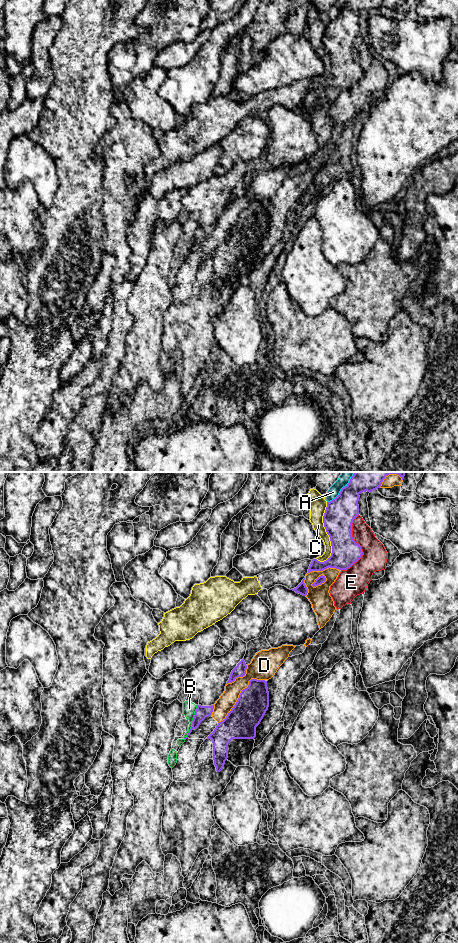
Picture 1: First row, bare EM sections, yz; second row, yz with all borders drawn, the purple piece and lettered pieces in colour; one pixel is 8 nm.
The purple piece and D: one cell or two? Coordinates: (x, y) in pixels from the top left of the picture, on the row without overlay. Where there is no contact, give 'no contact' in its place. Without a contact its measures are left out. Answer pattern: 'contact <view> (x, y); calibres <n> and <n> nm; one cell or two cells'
contact yz (239, 215); calibres 260 and 150 nm; two cells

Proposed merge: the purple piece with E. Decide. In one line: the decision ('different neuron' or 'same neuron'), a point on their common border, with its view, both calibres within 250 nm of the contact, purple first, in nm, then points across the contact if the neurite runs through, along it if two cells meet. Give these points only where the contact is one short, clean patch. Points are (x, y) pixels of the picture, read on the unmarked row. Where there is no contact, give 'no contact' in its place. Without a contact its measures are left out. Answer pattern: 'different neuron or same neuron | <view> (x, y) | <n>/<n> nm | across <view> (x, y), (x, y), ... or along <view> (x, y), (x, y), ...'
different neuron | yz (359, 65) | 220/200 nm

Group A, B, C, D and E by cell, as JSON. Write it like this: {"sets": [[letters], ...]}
{"sets": [["A", "C"], ["B"], ["D"], ["E"]]}

